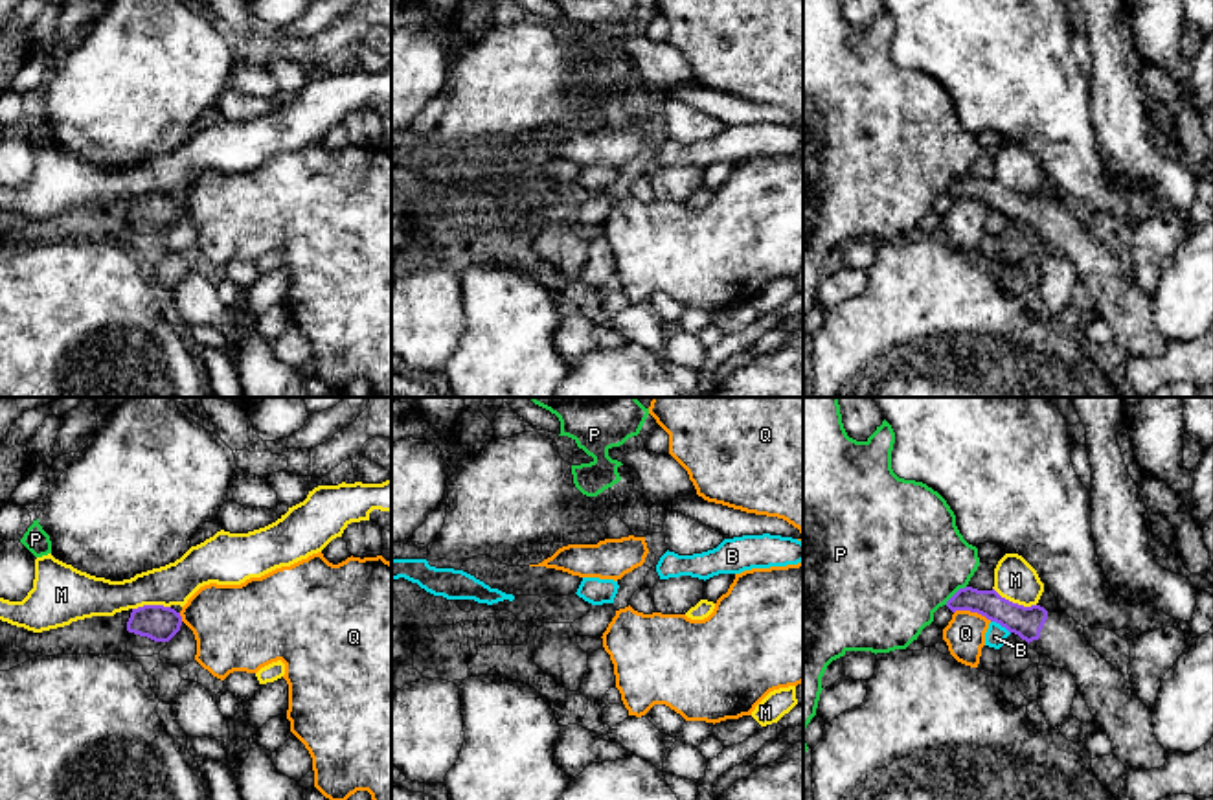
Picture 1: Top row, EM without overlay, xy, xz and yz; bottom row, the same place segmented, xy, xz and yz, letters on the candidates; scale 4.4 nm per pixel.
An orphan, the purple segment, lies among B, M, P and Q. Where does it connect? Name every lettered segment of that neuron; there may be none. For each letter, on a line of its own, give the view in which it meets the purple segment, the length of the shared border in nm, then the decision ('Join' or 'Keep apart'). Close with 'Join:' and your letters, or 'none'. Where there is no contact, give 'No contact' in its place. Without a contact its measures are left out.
B: Touches purple in yz. Shared border 110 nm. Keep apart
M: Touches purple in yz. Shared border 200 nm. Keep apart
P: Touches purple in yz. Shared border 130 nm. Keep apart
Q: Touches purple in yz. Shared border 170 nm. Keep apart
Join: none

